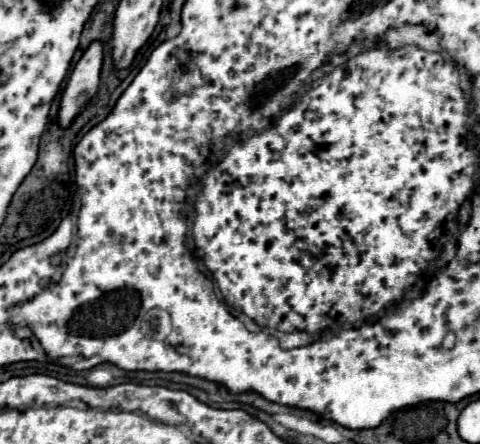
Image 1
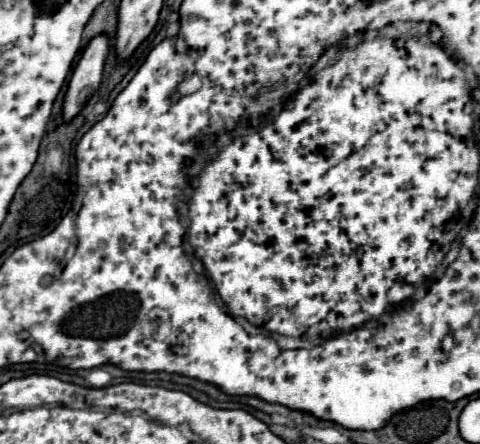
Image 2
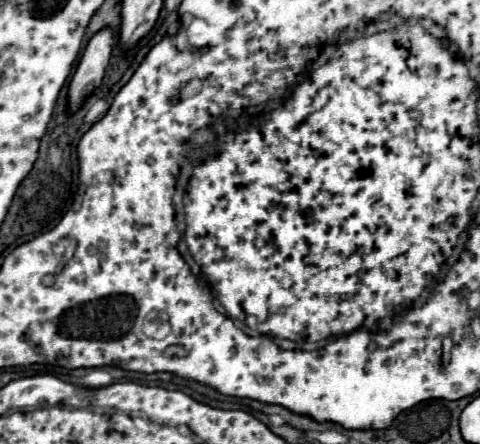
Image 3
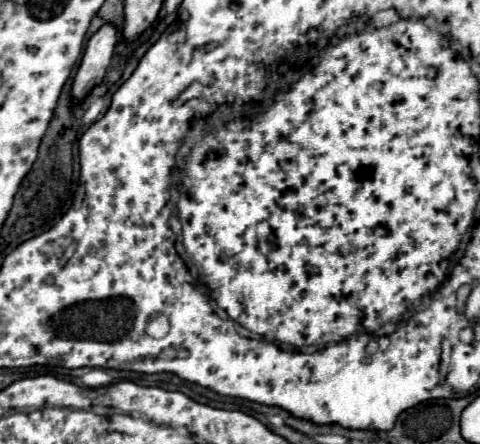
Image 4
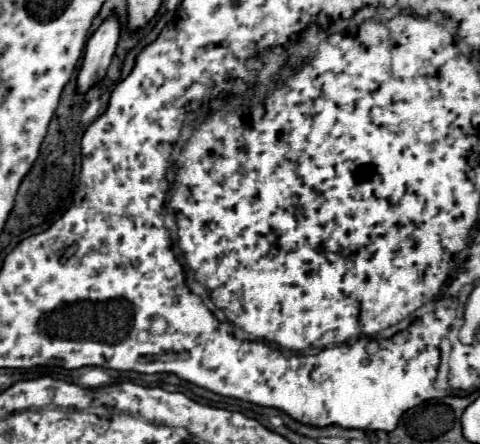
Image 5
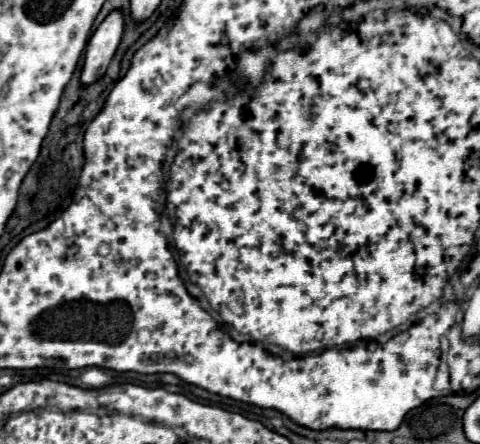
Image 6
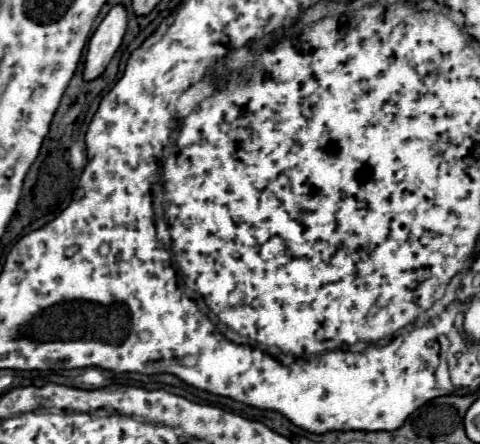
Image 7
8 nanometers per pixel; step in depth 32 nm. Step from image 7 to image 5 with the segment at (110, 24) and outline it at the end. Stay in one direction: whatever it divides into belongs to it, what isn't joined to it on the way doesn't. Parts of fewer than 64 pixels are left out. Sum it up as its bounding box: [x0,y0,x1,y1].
[76,18,120,94]

